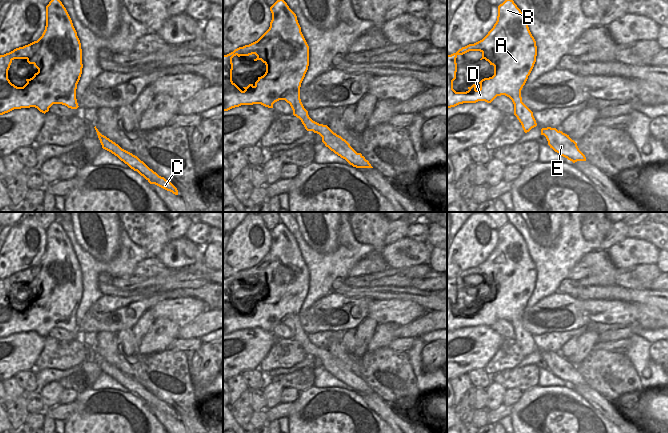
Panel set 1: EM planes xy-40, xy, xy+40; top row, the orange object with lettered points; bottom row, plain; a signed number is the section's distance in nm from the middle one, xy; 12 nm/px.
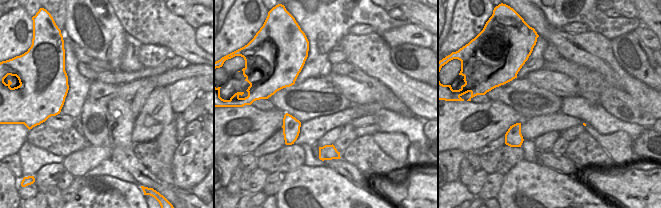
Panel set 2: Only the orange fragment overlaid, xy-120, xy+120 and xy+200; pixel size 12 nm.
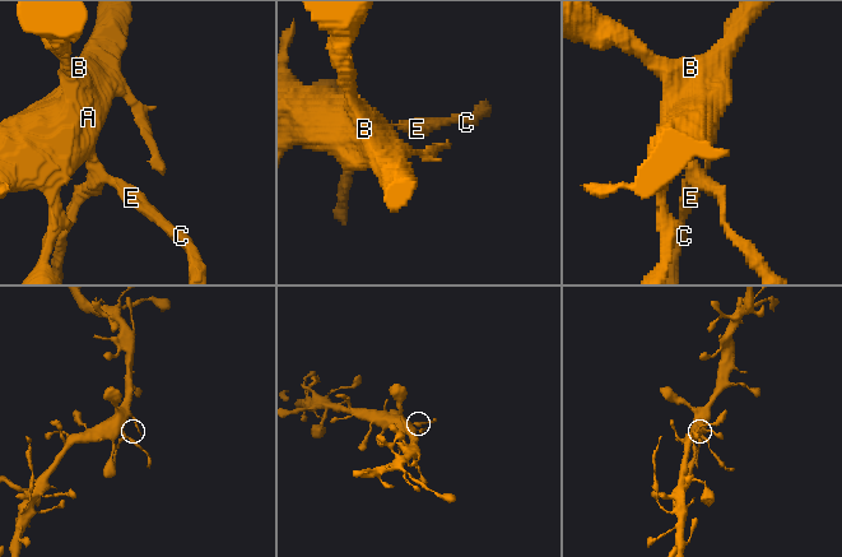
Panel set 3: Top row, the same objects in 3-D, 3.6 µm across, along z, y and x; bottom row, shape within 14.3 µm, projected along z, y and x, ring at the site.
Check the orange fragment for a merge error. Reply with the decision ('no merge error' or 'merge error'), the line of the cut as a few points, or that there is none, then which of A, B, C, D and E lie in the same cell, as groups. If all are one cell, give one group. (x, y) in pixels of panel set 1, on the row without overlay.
no merge error | no cut | A B C D E

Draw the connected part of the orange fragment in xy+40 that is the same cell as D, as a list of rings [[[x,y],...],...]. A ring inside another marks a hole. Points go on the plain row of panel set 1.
[[[511,223],[498,230],[497,245],[488,258],[480,265],[447,278],[447,332],[463,327],[485,325],[491,327],[497,320],[505,319],[514,328],[514,339],[525,357],[537,350],[533,336],[522,326],[521,314],[536,286],[537,270],[526,242]],[[469,275],[480,275],[482,283],[494,290],[494,299],[482,303],[468,311],[466,316],[456,316],[453,305],[456,303],[458,279]]]

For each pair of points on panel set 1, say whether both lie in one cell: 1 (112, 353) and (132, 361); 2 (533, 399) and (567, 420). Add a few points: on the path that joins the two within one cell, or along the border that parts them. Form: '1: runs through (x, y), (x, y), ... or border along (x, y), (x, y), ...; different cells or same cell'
1: runs through (117, 357), (121, 361), (127, 361); same cell
2: runs through (541, 396), (559, 414); same cell

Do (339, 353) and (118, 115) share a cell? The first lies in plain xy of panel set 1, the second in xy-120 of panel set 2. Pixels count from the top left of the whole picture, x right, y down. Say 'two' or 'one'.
two

